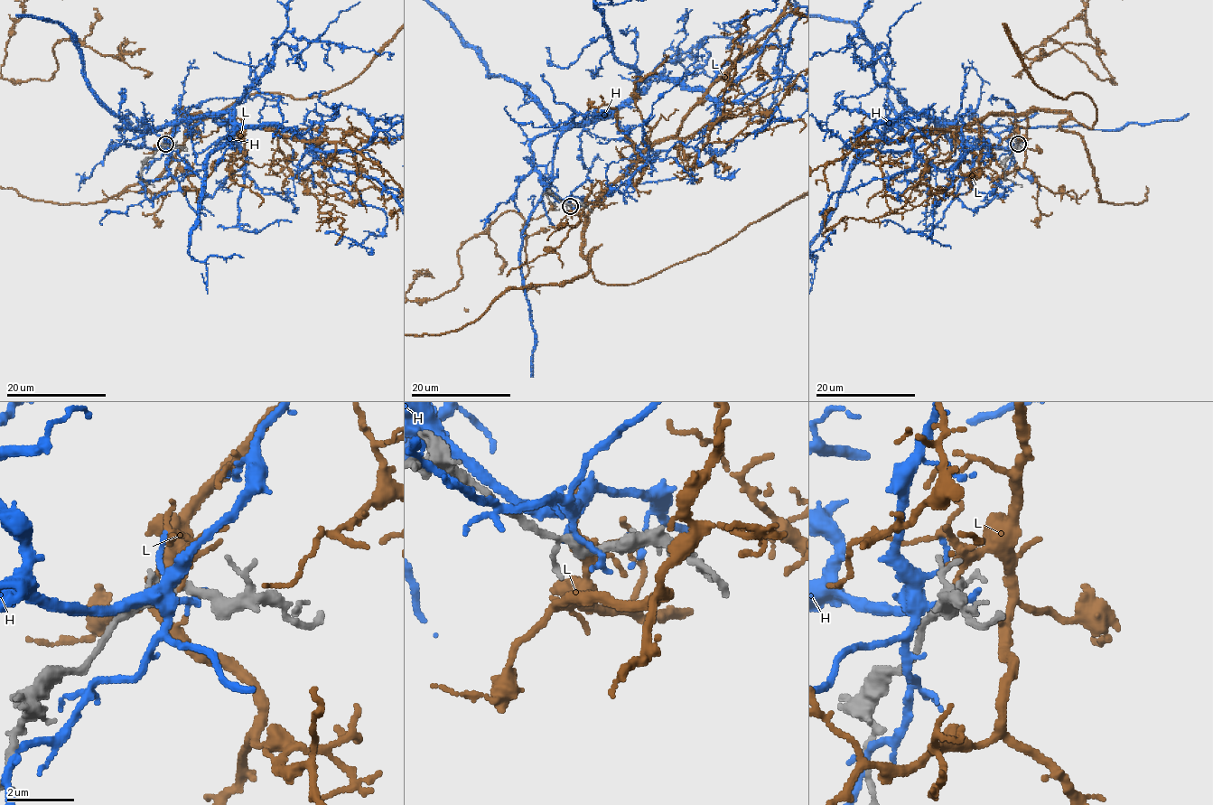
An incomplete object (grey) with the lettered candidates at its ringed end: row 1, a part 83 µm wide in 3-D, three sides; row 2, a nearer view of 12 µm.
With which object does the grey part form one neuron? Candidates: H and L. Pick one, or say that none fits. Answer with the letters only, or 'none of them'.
none of them

